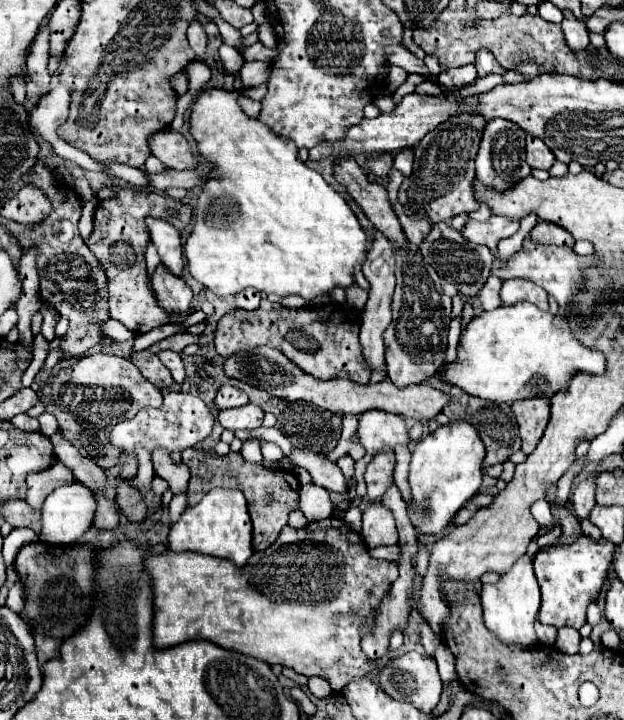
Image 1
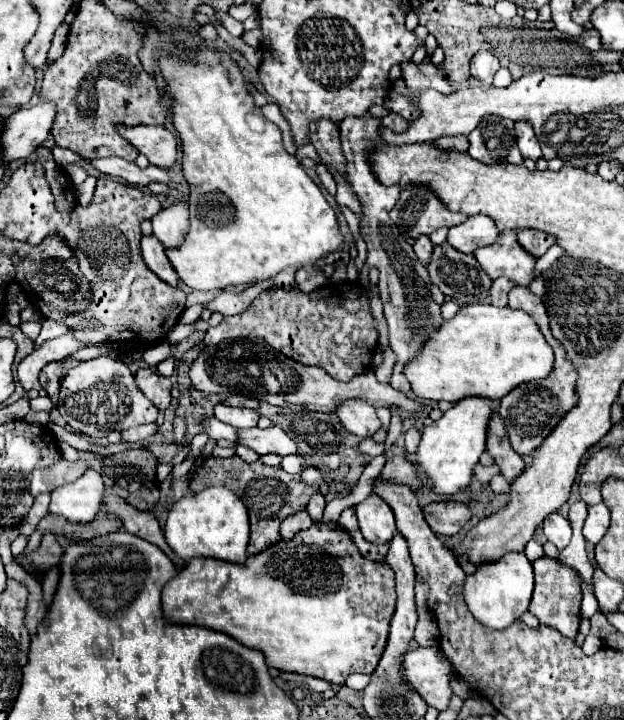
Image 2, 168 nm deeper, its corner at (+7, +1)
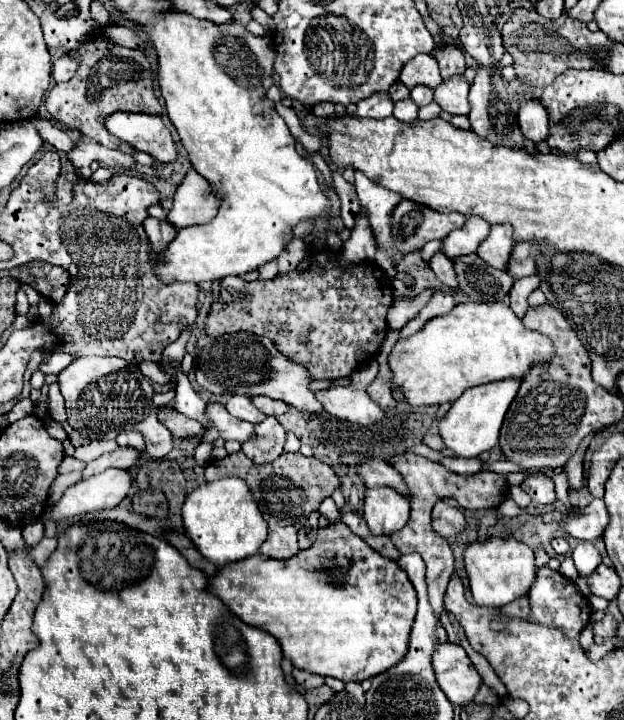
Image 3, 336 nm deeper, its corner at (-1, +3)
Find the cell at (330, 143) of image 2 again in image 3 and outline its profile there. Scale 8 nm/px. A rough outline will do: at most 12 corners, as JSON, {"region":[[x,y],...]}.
{"region":[[316,103],[316,117],[342,117],[346,107],[336,103]]}

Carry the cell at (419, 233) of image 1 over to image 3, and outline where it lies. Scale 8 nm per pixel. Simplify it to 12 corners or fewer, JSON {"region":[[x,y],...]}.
{"region":[[442,253],[430,261],[436,277],[458,291],[456,273],[452,261]]}

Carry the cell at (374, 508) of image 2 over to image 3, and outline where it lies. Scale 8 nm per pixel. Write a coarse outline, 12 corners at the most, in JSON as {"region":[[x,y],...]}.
{"region":[[392,487],[366,491],[364,519],[374,535],[406,525],[410,505]]}

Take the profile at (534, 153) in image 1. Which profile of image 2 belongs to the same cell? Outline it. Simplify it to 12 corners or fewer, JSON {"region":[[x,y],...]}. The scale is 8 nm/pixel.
{"region":[[518,121],[516,143],[522,157],[538,161],[542,157],[532,127]]}

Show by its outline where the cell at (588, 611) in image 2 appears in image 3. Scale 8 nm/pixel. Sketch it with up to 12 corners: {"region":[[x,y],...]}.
{"region":[[588,541],[574,547],[572,559],[584,579],[602,563]]}

